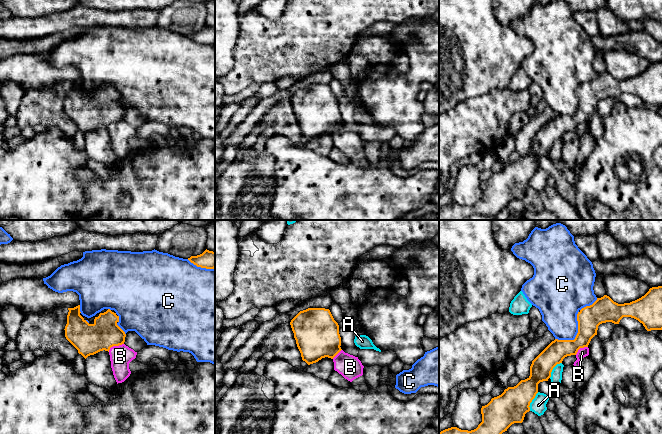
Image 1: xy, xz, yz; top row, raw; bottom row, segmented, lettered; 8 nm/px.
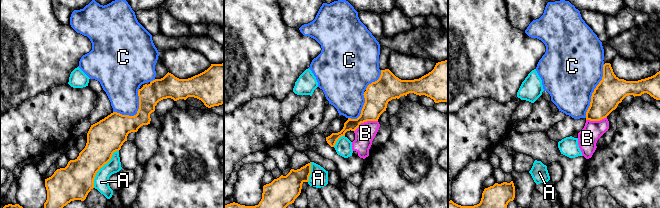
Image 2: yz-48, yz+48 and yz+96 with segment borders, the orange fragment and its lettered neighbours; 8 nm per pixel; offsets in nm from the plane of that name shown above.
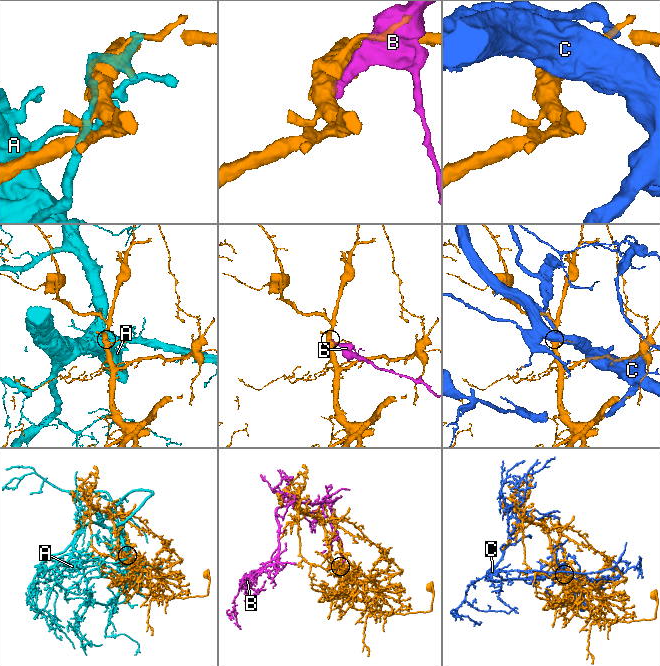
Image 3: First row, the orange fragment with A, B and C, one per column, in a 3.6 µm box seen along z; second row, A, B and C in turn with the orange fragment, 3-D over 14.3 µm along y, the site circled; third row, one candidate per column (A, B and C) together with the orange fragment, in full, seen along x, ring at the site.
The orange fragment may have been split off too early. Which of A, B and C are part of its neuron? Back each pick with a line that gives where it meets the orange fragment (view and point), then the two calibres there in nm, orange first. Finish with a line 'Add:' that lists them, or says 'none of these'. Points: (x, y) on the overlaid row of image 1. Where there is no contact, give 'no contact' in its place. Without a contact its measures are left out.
Add: none of these

